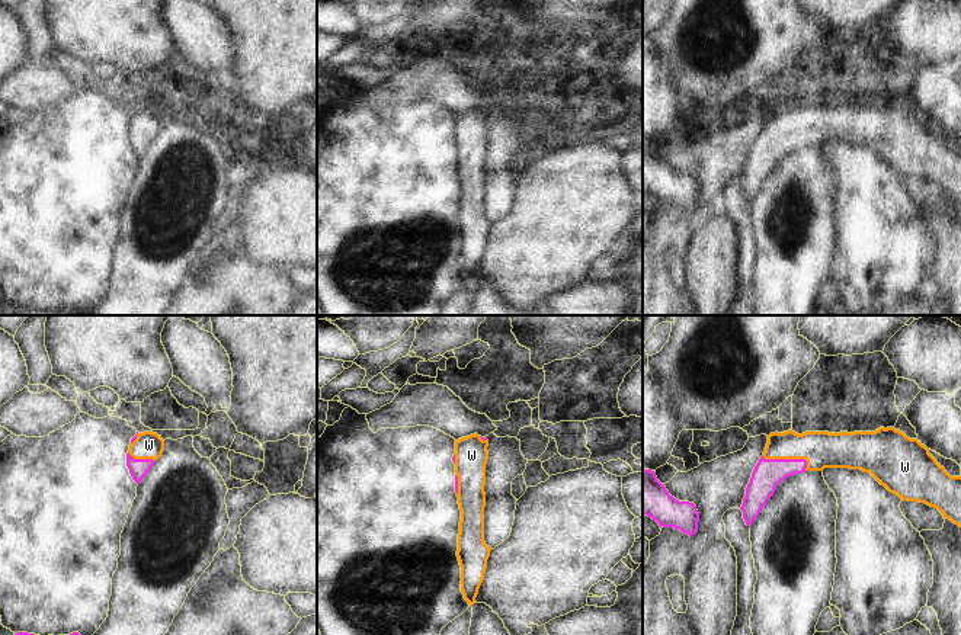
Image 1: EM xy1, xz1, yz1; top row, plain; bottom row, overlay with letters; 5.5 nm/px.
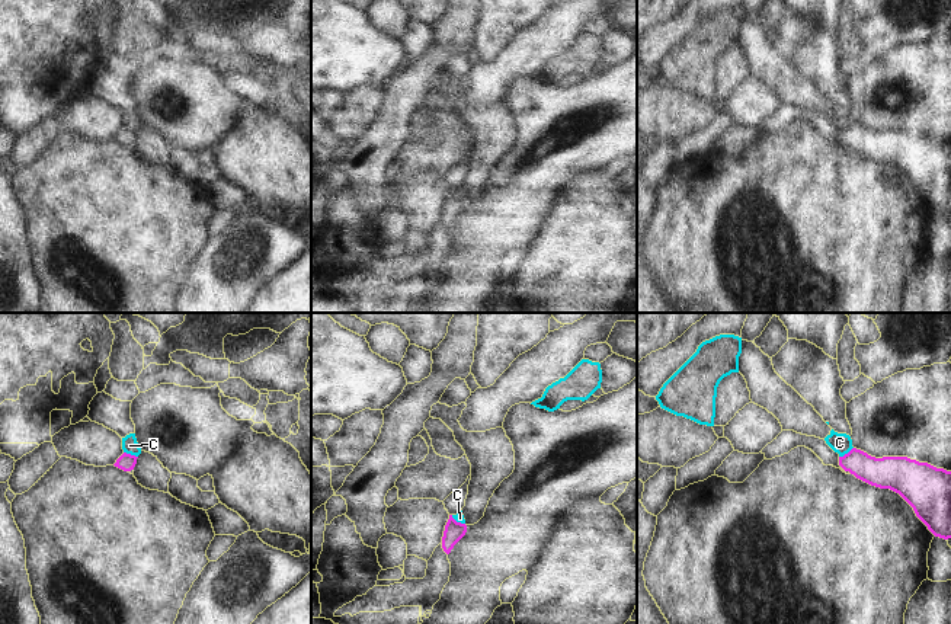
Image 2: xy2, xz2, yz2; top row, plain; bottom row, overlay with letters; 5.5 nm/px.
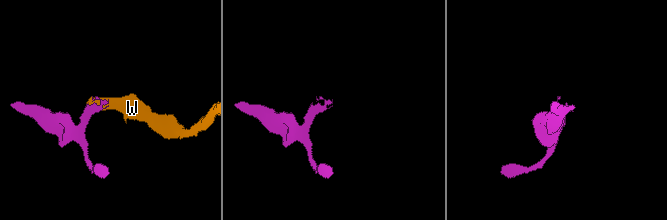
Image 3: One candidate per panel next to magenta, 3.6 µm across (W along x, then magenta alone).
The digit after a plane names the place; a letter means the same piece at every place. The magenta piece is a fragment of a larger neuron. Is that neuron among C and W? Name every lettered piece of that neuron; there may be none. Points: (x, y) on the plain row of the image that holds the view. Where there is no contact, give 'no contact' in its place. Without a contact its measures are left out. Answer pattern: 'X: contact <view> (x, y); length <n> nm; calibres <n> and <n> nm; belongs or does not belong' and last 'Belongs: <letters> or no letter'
C: contact xy2 (130, 128); length 90 nm; calibres 90 and 90 nm; does not belong
W: contact yz1 (787, 134); length 260 nm; calibres 160 and 200 nm; belongs
Belongs: W

